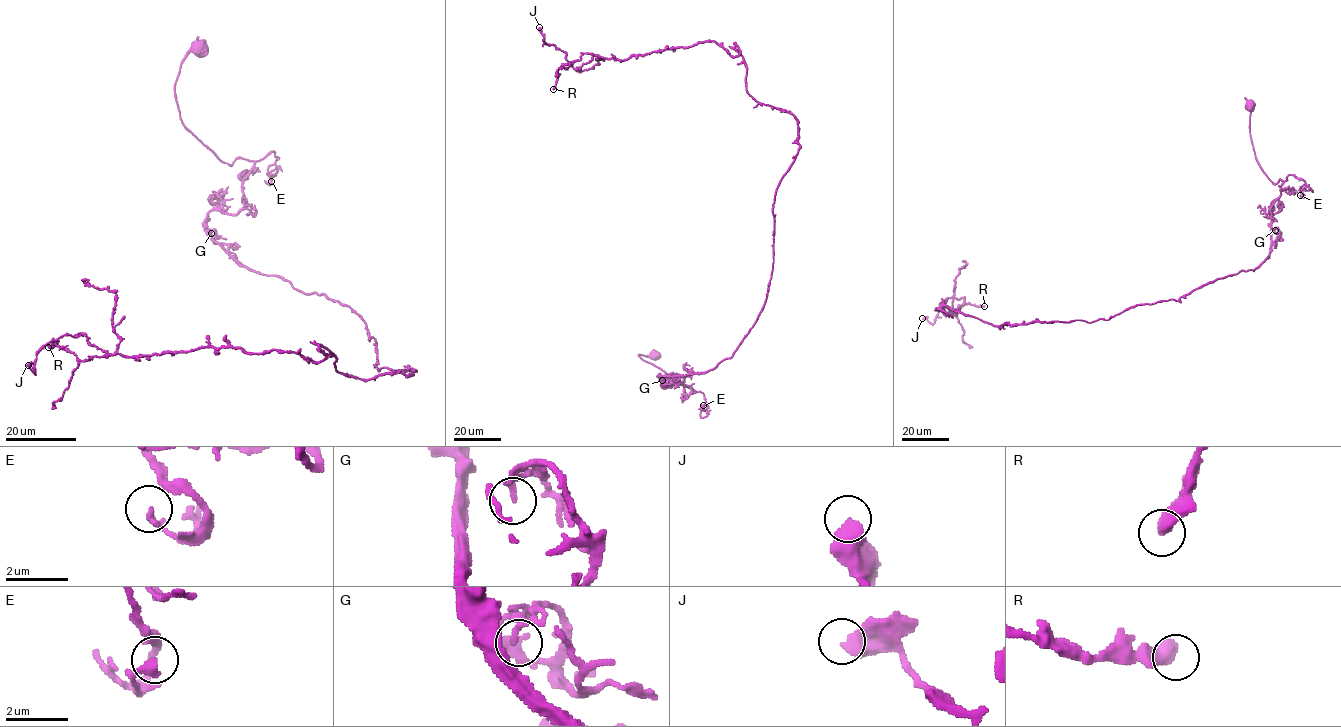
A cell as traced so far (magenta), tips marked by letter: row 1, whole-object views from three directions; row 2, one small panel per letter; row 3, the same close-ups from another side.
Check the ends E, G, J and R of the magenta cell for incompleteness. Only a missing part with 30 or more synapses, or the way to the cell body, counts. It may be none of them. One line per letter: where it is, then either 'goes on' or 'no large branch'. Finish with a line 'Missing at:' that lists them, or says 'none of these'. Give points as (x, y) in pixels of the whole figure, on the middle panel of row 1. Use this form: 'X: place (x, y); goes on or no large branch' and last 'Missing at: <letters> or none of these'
E: place (703, 405); no large branch
G: place (662, 380); no large branch
J: place (539, 27); no large branch
R: place (553, 89); no large branch
Missing at: none of these

